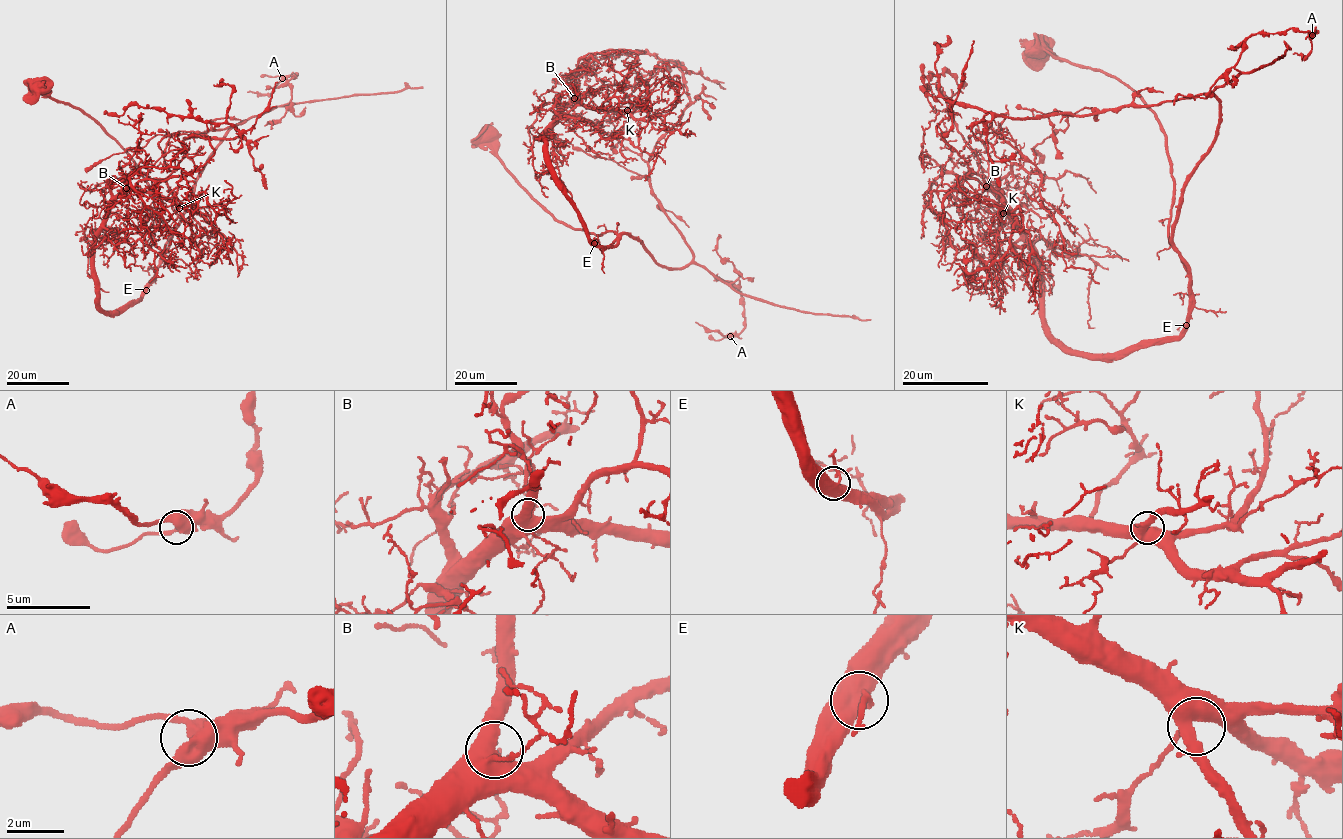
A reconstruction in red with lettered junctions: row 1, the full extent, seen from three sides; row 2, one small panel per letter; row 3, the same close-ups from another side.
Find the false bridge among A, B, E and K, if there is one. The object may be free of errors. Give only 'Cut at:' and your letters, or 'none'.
Cut at: none

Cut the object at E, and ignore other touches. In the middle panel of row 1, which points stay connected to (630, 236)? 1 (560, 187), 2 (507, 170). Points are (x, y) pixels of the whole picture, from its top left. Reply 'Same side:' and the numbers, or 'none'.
Same side: 1

